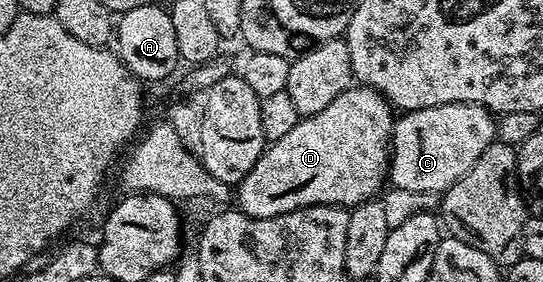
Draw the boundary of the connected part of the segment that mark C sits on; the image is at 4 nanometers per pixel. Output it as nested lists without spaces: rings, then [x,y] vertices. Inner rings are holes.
[[[448,103],[400,114],[393,124],[387,172],[393,187],[434,195],[461,180],[497,137],[496,118],[474,103]]]

